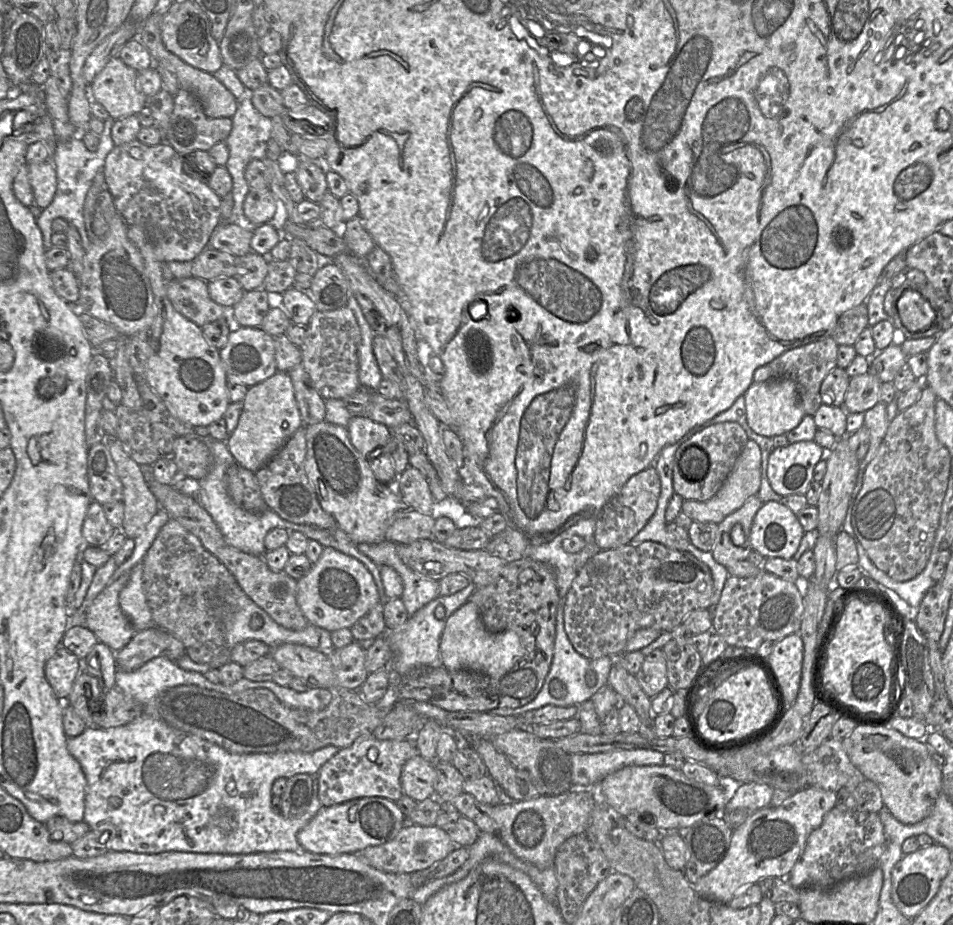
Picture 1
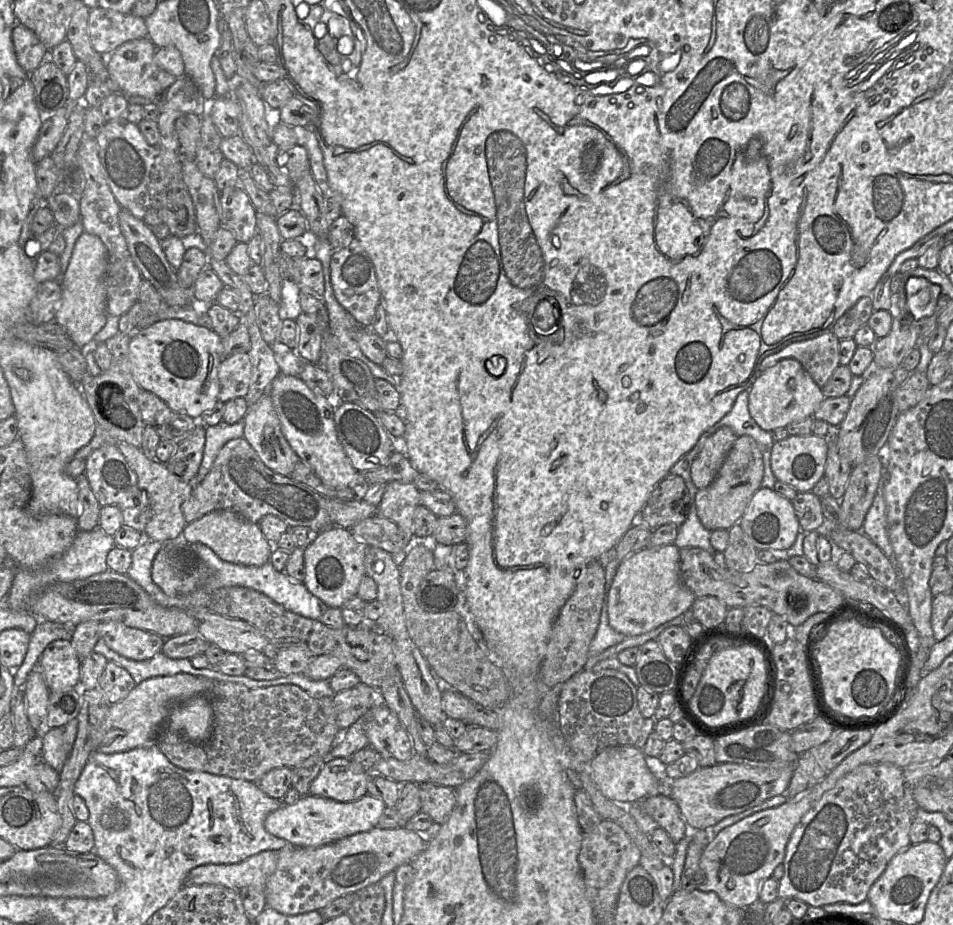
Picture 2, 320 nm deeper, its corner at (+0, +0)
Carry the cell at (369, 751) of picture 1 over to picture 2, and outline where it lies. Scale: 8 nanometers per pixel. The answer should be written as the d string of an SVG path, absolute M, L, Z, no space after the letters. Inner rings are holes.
M350 758L326 759L318 776L312 781L309 795L338 802L352 802L367 793L370 773L357 766Z

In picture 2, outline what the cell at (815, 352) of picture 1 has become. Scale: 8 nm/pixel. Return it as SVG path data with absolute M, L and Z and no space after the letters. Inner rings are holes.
M824 333L813 339L792 342L762 361L762 371L782 359L792 358L801 363L816 384L822 388L839 364L839 339Z

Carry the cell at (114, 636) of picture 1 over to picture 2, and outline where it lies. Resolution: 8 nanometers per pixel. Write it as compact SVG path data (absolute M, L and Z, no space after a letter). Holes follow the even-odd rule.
M144 539L132 551L132 564L127 572L128 577L138 583L158 604L164 607L189 608L189 602L183 597L166 595L152 579L152 565L156 555L165 547L166 542Z

